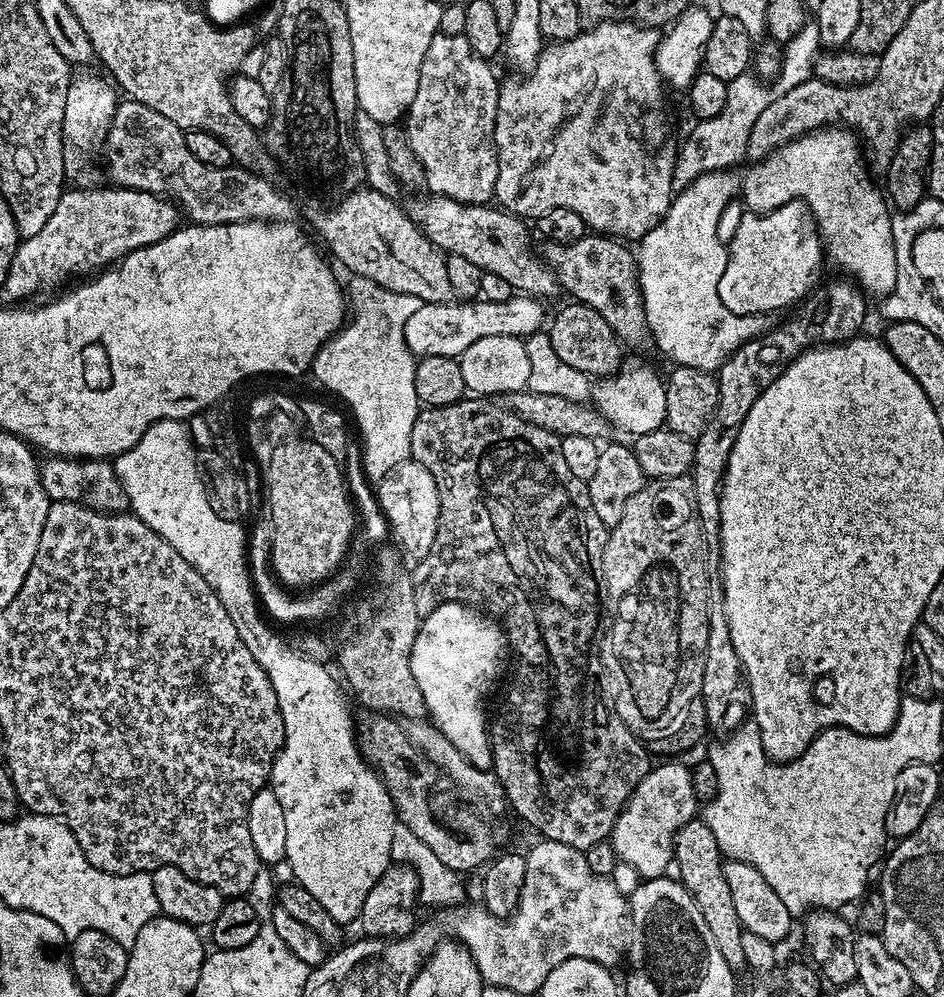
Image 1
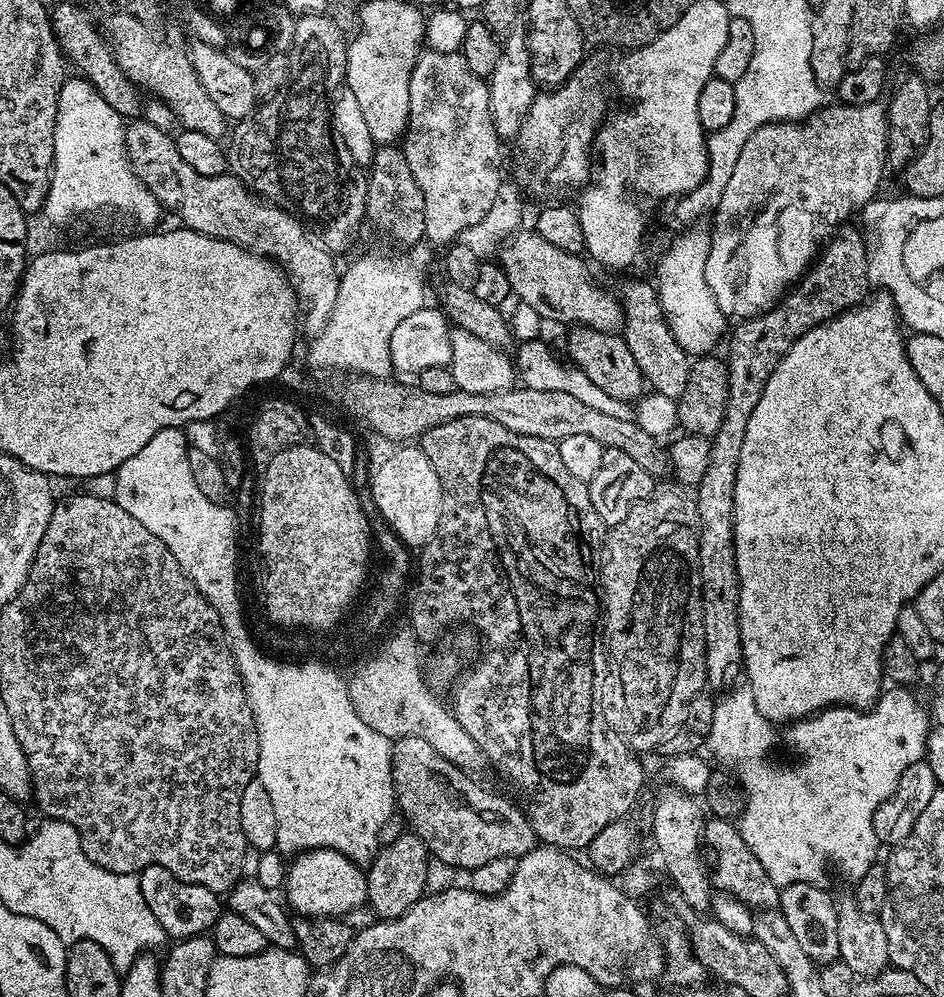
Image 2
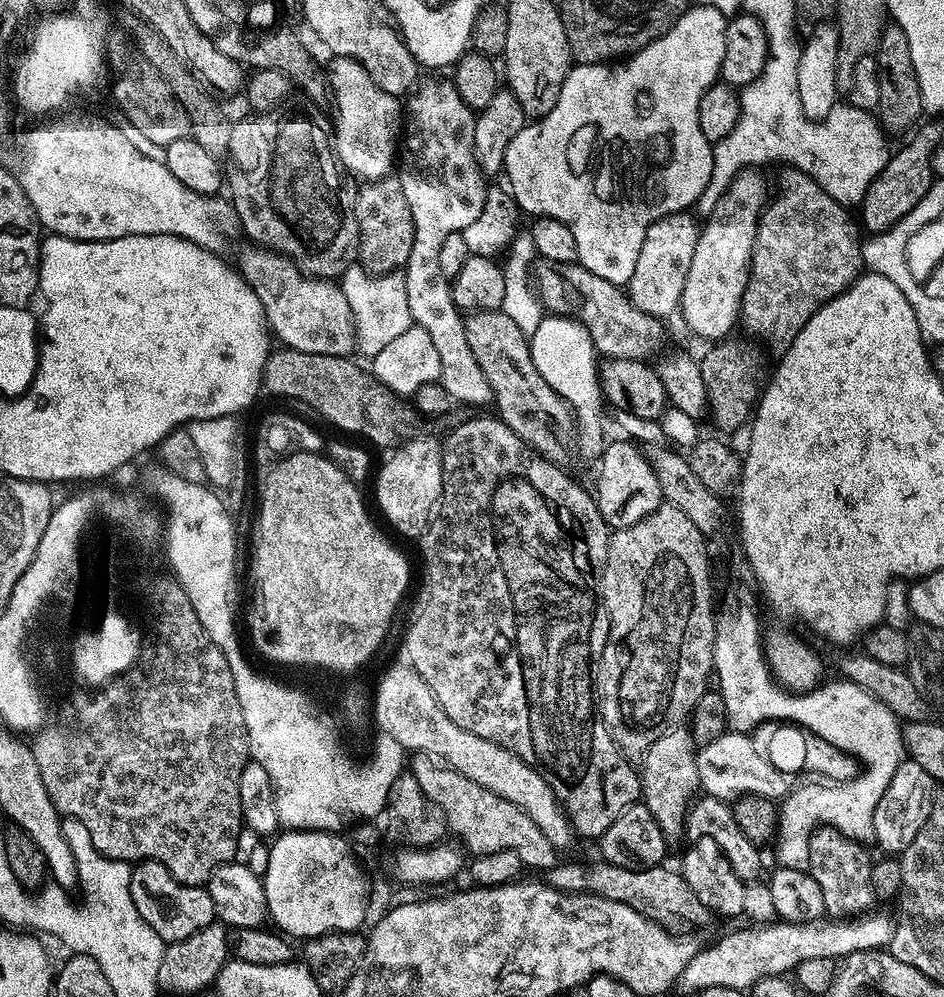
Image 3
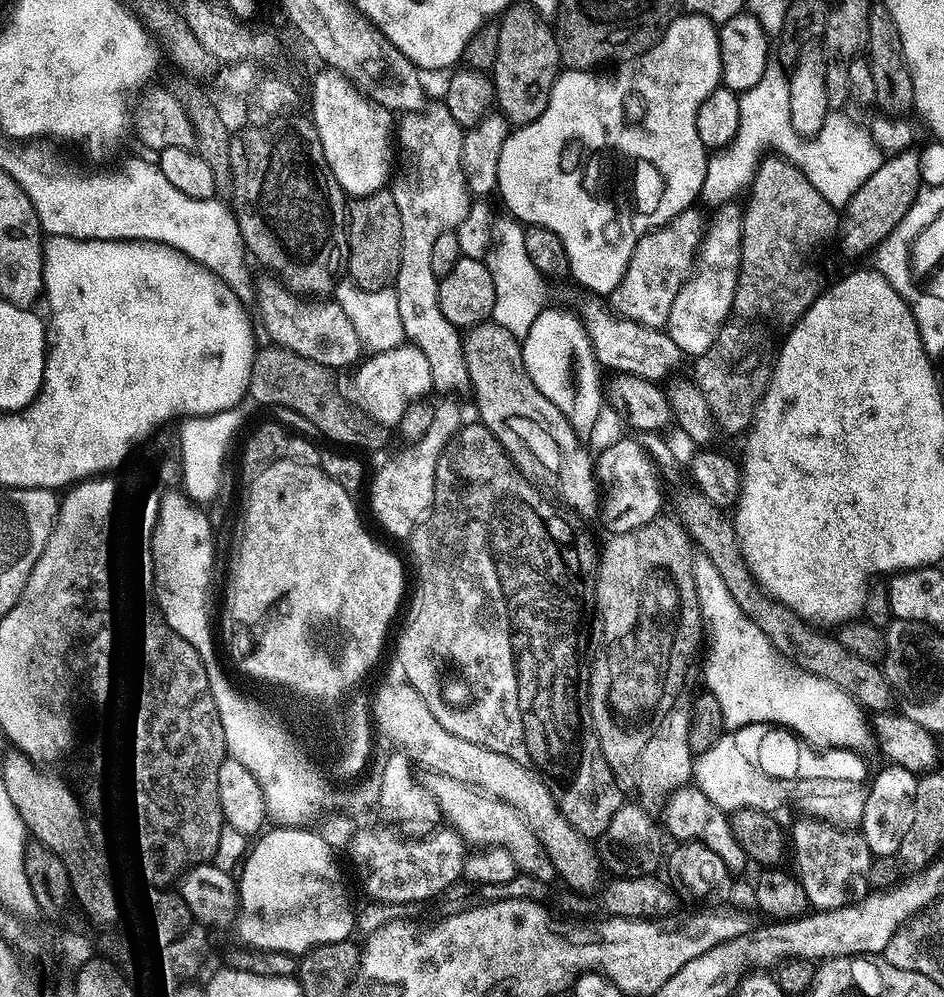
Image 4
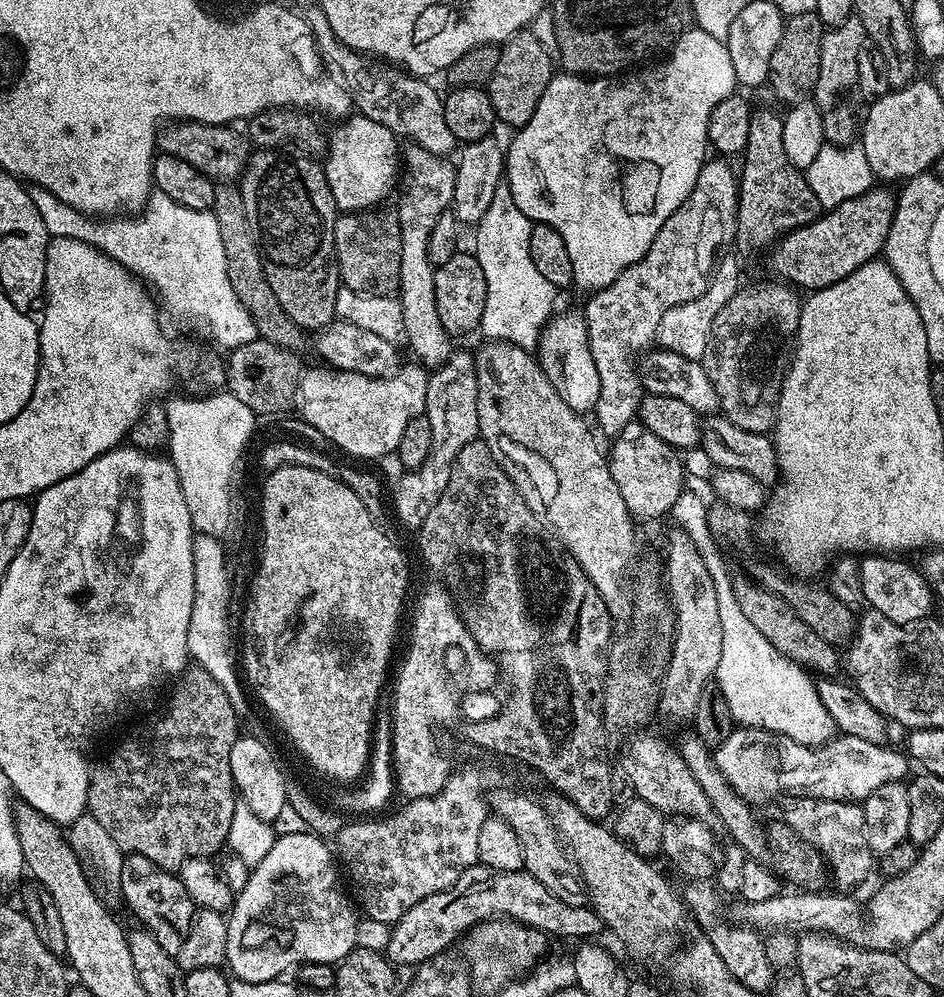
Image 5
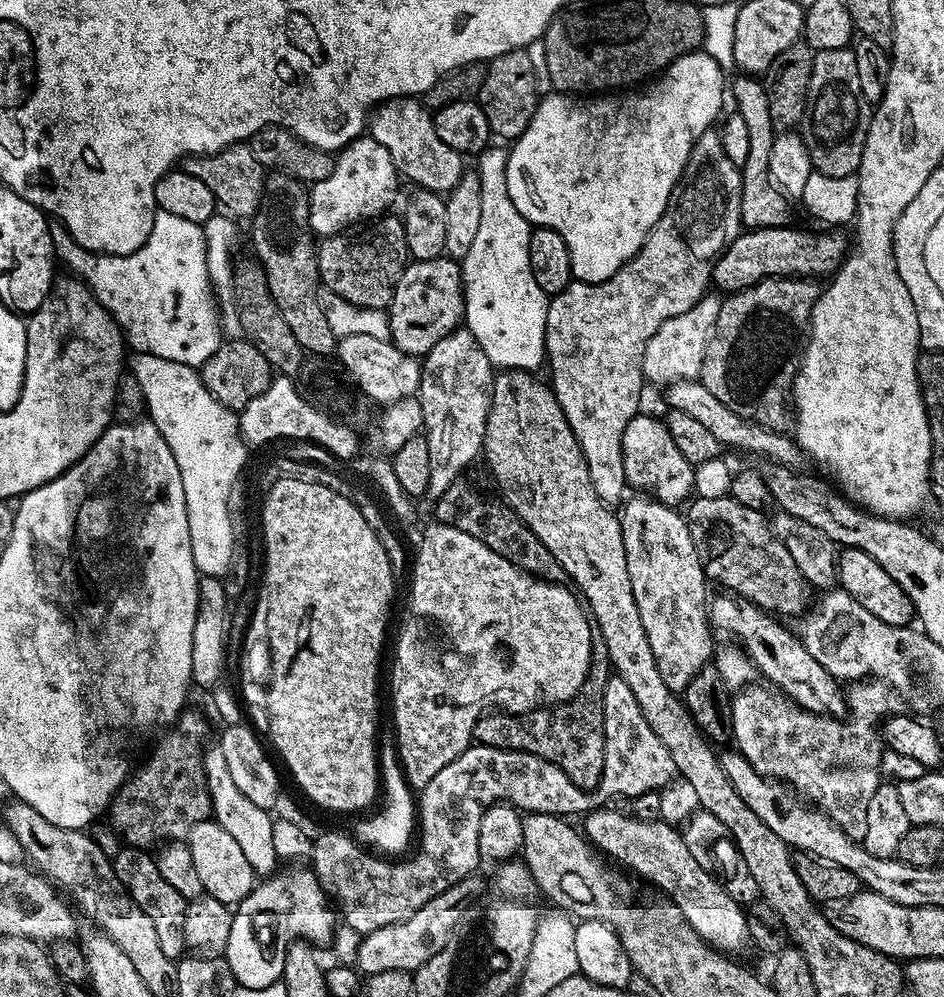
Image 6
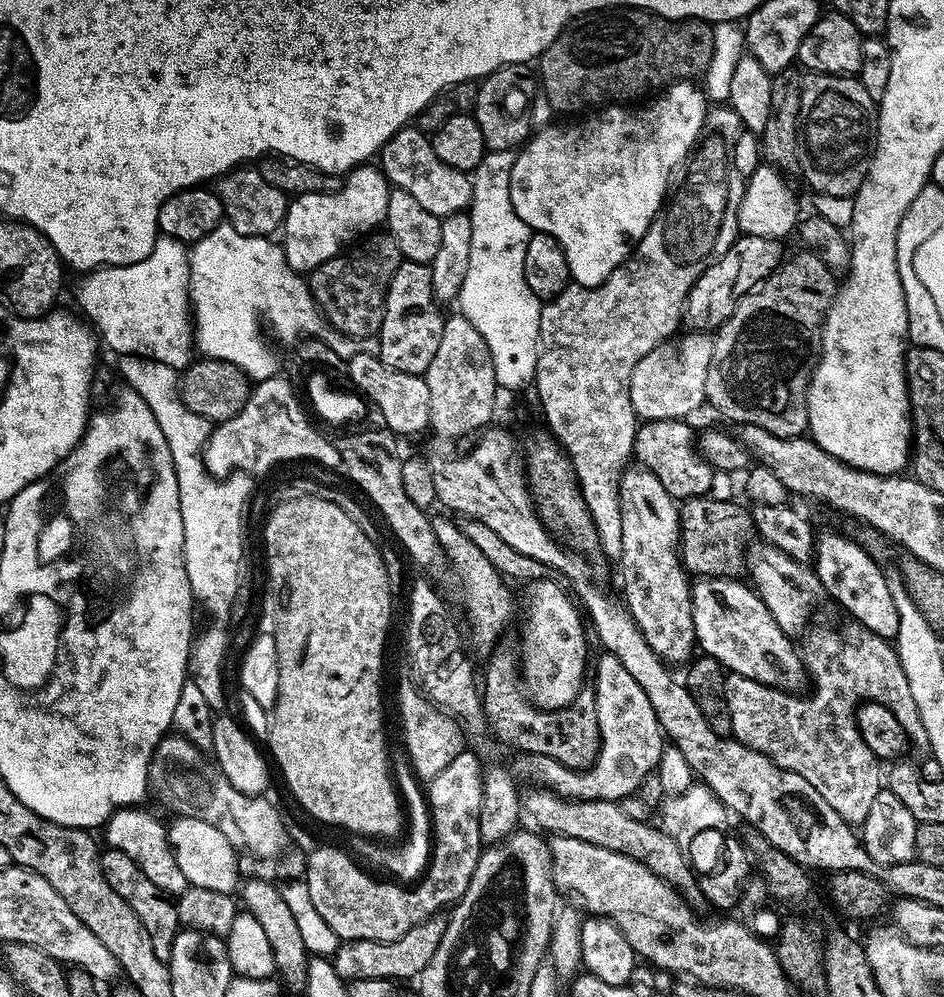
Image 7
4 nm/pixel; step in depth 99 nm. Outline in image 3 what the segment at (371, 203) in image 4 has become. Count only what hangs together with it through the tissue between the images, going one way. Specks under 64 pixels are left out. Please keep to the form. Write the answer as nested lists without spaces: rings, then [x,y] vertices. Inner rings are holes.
[[[389,174],[381,180],[369,180],[363,187],[354,203],[354,230],[360,235],[359,263],[373,274],[403,269],[410,258],[410,246],[414,246],[414,218],[406,194],[402,194],[399,175]]]

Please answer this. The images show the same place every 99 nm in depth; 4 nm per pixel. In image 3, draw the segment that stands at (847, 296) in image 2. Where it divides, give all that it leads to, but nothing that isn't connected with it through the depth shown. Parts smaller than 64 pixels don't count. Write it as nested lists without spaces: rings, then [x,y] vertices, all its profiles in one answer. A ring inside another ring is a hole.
[[[791,166],[783,169],[780,176],[780,196],[773,195],[770,203],[760,214],[756,227],[752,265],[748,271],[746,290],[740,303],[739,327],[745,328],[762,347],[773,352],[776,358],[798,338],[802,326],[814,318],[814,314],[826,302],[840,296],[865,271],[862,258],[862,228],[852,221],[847,207],[839,204],[816,180],[811,180],[804,172]]]

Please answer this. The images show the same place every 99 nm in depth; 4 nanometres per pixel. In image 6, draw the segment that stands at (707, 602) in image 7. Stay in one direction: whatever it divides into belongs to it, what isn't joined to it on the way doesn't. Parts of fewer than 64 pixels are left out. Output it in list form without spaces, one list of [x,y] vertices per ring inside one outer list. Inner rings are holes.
[[[735,594],[713,595],[708,605],[708,619],[717,633],[729,636],[729,641],[742,646],[752,667],[769,680],[769,685],[777,684],[785,697],[797,707],[816,716],[843,717],[846,712],[846,692],[841,681],[836,680],[806,650],[799,636],[792,628],[783,628],[781,621],[773,613],[765,612],[751,600],[743,600]]]

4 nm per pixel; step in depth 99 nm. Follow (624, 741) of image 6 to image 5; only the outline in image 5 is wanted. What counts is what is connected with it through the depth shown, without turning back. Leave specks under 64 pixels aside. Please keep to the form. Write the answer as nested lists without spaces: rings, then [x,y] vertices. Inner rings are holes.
[[[648,730],[637,731],[632,738],[624,752],[624,776],[636,791],[633,792],[635,799],[650,802],[650,806],[672,818],[695,818],[703,824],[715,825],[716,811],[712,808],[710,798],[706,798],[702,786],[698,786],[694,774],[690,774],[690,766],[682,762],[679,751],[675,747],[667,748]]]

